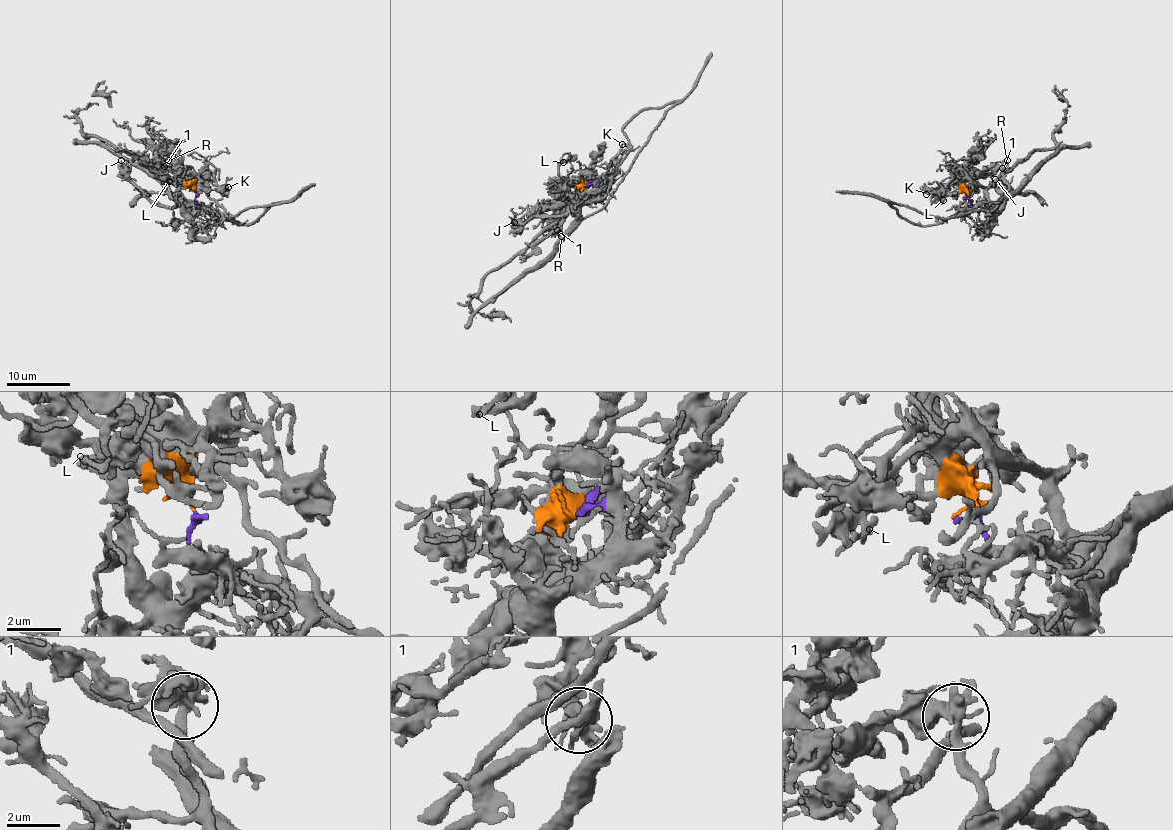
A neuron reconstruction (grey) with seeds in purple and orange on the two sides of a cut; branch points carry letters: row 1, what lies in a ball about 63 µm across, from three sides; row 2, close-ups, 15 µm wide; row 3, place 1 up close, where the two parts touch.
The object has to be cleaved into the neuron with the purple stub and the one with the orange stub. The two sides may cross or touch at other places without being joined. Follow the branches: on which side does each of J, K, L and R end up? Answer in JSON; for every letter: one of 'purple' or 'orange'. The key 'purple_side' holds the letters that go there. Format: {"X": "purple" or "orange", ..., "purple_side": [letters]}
{"J": "purple", "K": "orange", "L": "orange", "R": "purple", "purple_side": ["J", "R"]}

